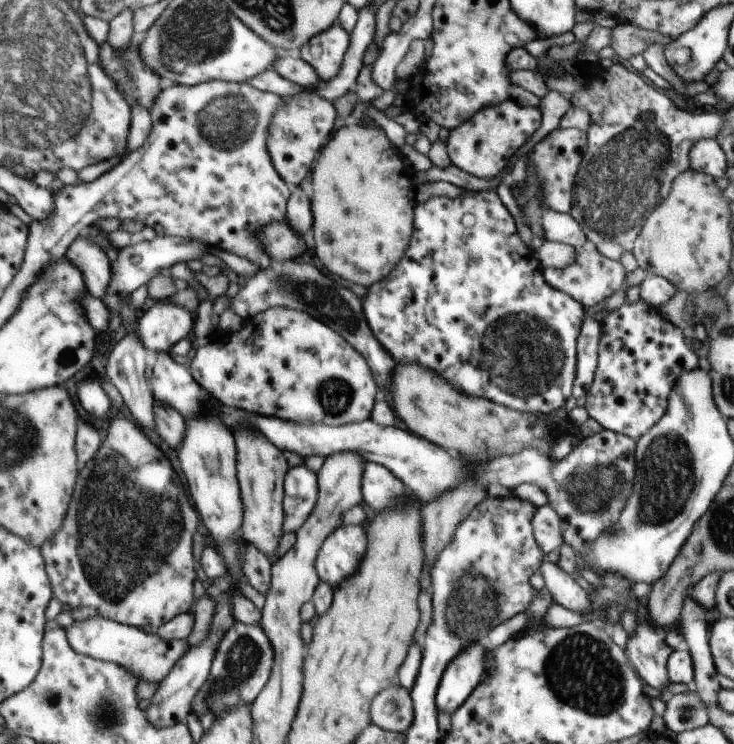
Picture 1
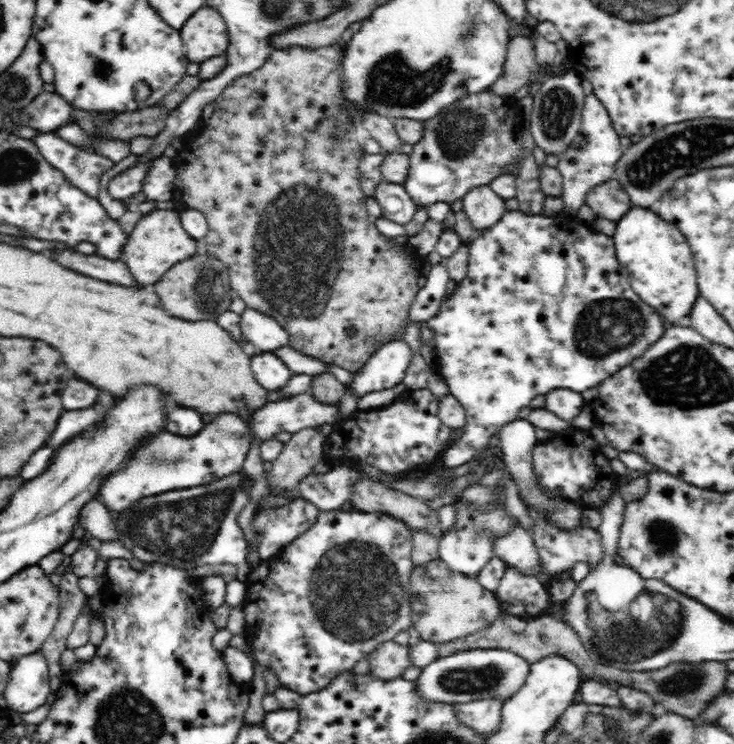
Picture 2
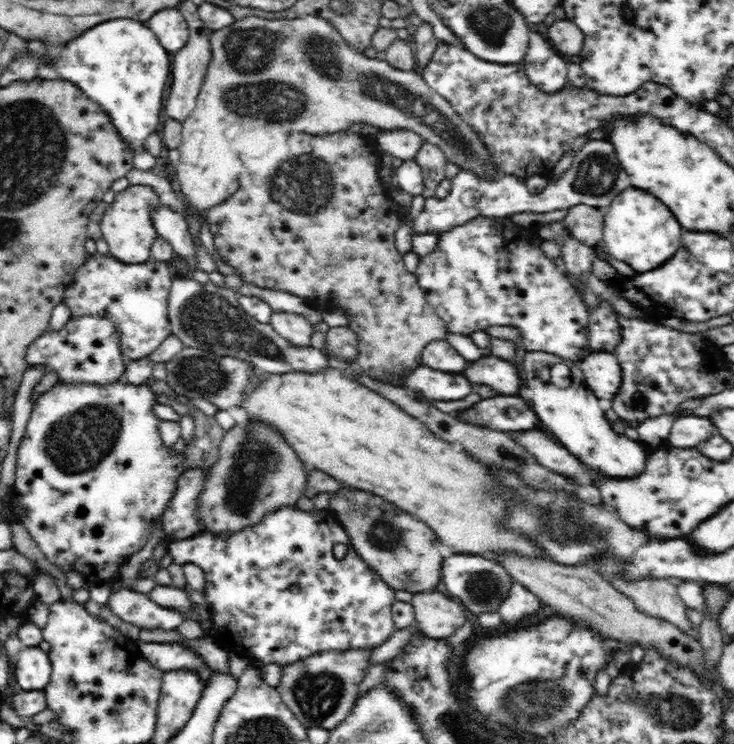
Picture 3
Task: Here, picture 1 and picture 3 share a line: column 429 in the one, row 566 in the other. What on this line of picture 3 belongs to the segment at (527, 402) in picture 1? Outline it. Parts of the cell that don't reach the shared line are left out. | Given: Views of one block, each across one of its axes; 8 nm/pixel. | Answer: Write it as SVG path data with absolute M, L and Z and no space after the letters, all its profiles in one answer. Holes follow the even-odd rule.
M297 506L288 507L288 512L276 511L272 513L276 513L276 516L272 516L272 520L260 520L260 528L256 528L256 532L234 532L232 536L212 536L211 532L204 531L202 534L187 539L171 540L166 548L174 563L180 565L194 563L200 566L205 573L206 582L204 582L202 595L207 601L207 608L210 612L209 618L212 619L213 624L213 632L210 636L218 642L218 645L244 656L250 664L254 660L258 660L262 664L276 663L280 665L293 663L298 659L330 649L342 649L343 651L352 647L370 648L381 645L385 640L388 640L388 637L397 631L391 615L391 606L396 602L395 590L386 581L382 580L380 575L370 569L353 548L349 547L343 559L336 558L334 555L336 544L350 546L349 536L344 527L336 520L336 516L328 509L308 512L299 509Z

